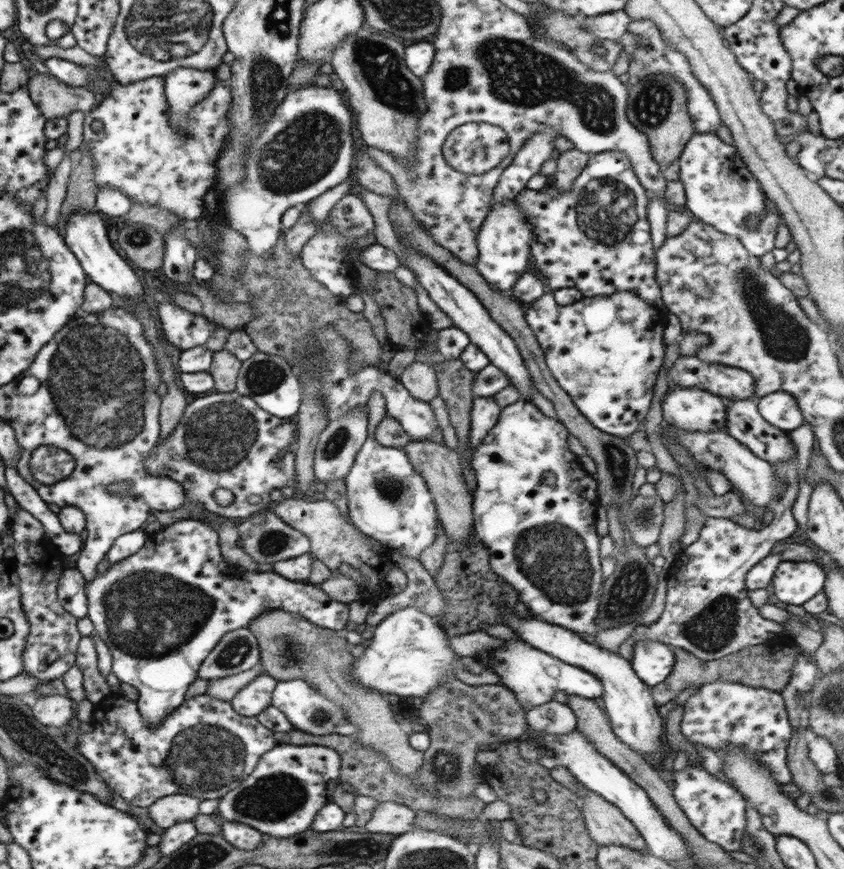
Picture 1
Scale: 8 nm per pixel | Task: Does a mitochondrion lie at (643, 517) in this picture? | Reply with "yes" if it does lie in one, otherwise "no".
yes

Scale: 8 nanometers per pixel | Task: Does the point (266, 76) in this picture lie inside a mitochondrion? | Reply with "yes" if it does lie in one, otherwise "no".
yes

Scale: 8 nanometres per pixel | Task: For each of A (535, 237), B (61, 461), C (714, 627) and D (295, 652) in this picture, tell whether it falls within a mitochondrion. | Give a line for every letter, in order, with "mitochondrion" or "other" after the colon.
A: other
B: mitochondrion
C: mitochondrion
D: mitochondrion

